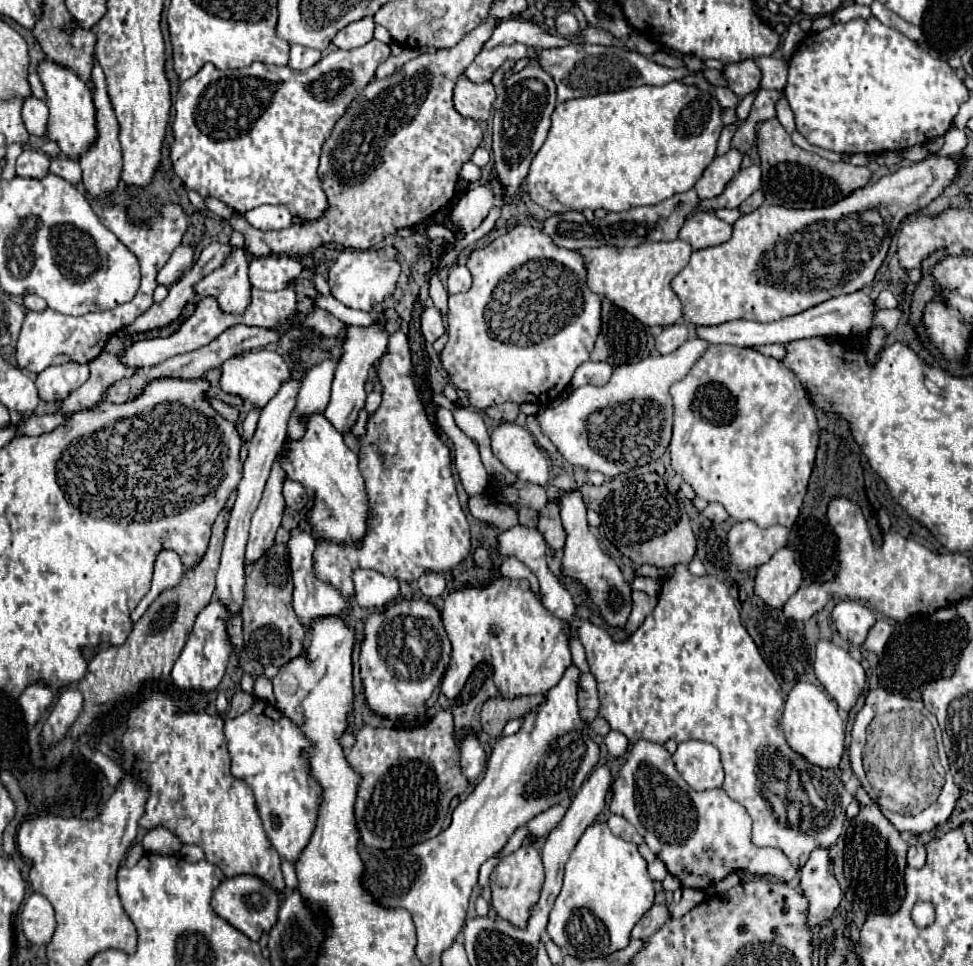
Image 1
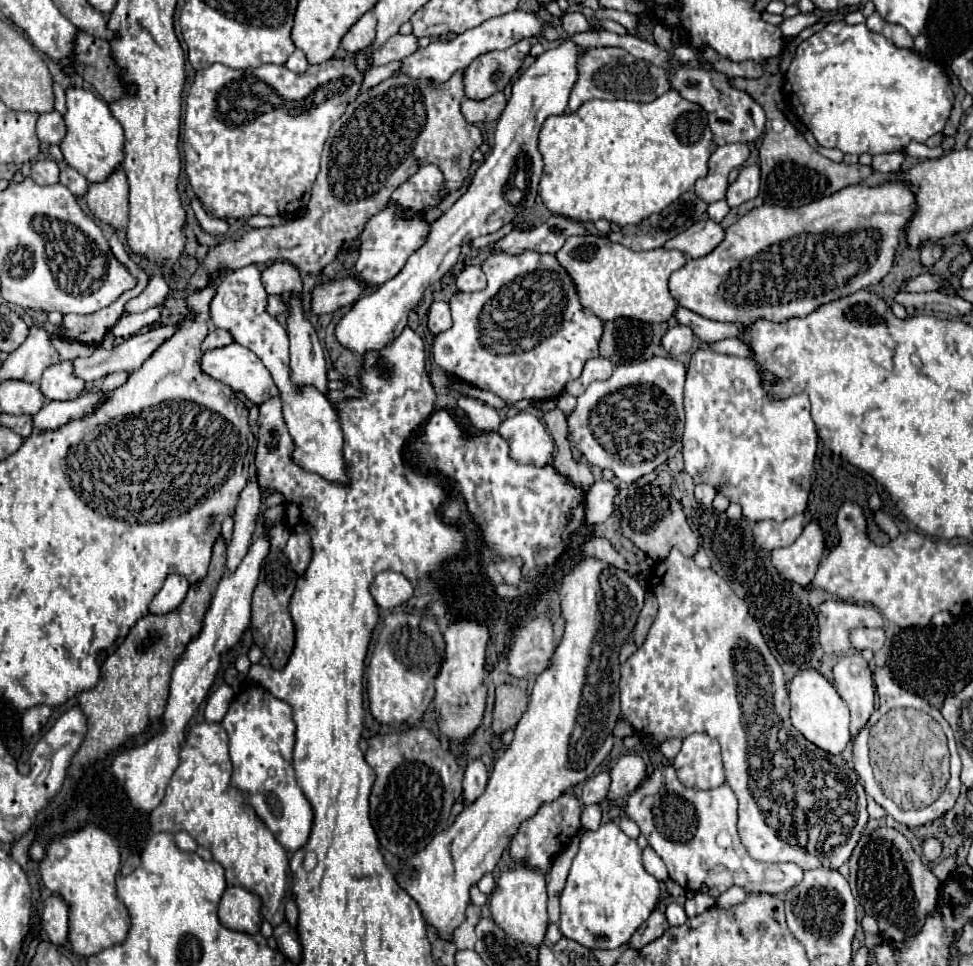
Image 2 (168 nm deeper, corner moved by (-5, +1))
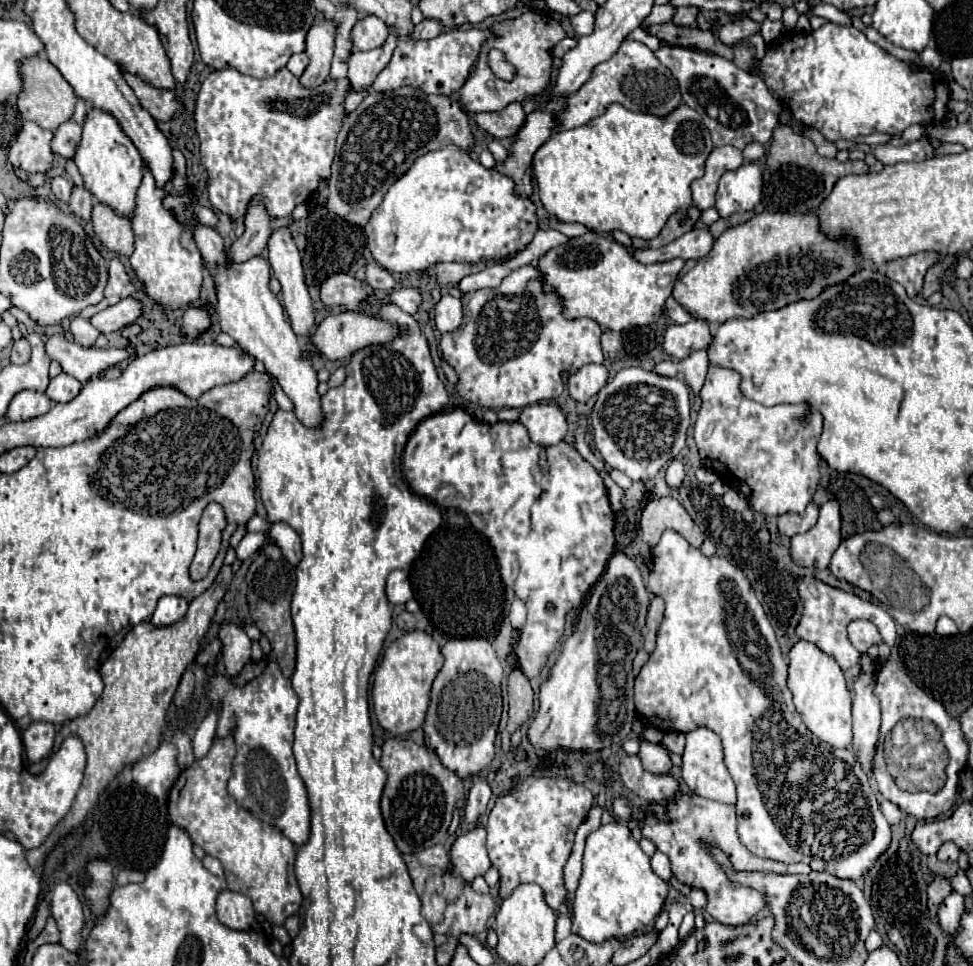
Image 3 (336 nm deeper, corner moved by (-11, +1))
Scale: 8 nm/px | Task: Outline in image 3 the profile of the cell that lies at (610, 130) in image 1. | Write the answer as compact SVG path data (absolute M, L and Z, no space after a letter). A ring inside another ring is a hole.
M609 104L605 114L593 118L591 122L587 122L585 126L579 126L579 128L571 128L571 130L563 130L563 132L555 132L533 156L533 176L537 178L537 186L539 186L539 196L541 196L541 202L545 206L545 210L553 216L557 216L561 222L579 222L583 224L585 228L589 230L595 230L595 232L611 232L611 230L623 230L627 232L629 236L637 236L637 238L643 238L643 240L649 240L653 236L657 236L661 232L661 228L665 226L667 218L677 212L679 208L689 208L691 206L691 182L701 178L705 174L705 162L709 158L713 150L713 142L711 142L711 134L709 130L705 128L705 124L701 122L701 116L681 104L677 106L677 110L673 110L671 114L667 116L653 116L653 114L643 114L643 112L633 112L633 110L627 110L623 108L621 104Z

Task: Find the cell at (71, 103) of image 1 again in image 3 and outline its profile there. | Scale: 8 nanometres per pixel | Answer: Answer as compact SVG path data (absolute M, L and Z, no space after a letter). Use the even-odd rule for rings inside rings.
M89 108L83 122L83 136L75 152L75 164L83 176L85 188L117 214L133 214L135 192L141 184L141 154L131 138L121 130L117 118L105 110Z

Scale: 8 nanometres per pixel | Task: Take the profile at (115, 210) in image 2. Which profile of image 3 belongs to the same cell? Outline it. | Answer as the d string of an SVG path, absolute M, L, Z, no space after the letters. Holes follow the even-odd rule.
M95 202L93 206L93 230L101 238L101 242L121 254L121 256L131 256L133 252L133 228L131 228L131 218L117 214L111 206L105 206L101 202Z

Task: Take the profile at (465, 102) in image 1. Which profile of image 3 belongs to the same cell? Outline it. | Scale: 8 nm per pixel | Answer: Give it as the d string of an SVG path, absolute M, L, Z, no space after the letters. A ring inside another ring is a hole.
M511 102L499 112L477 112L475 122L495 138L515 136L525 120L525 112L519 102Z

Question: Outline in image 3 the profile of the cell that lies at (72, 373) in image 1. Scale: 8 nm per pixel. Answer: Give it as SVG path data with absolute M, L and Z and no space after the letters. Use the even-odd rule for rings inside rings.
M61 372L55 378L51 378L49 388L47 388L47 396L53 402L69 402L73 400L77 394L81 392L81 382L77 382L77 378Z

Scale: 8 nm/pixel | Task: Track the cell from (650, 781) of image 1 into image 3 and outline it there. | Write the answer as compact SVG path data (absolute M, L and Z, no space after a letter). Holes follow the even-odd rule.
M679 792L673 800L665 802L665 816L667 820L659 820L655 814L645 812L645 820L641 826L643 836L655 842L657 850L665 852L671 860L671 870L673 876L677 876L679 882L701 888L707 894L707 906L705 912L713 916L717 922L727 924L727 926L737 926L737 924L747 924L757 912L765 908L765 898L745 898L745 886L731 884L729 876L717 864L713 856L709 854L709 846L717 846L719 850L725 850L729 854L731 866L737 872L775 872L775 874L801 874L805 868L801 864L787 866L781 862L765 860L753 856L737 836L737 816L735 816L735 806L733 804L723 804L715 800L701 798L697 794L687 794Z

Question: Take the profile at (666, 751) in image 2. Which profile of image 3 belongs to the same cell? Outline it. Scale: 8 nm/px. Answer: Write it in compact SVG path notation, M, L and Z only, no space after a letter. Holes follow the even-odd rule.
M665 732L665 736L663 736L663 746L667 748L667 750L671 750L671 752L675 752L675 754L683 754L683 748L685 748L685 734L681 734L681 732Z

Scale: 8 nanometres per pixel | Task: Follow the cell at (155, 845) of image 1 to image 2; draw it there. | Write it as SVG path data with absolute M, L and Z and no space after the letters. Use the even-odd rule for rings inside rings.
M177 832L175 834L175 844L185 852L195 852L197 850L197 842L187 832Z

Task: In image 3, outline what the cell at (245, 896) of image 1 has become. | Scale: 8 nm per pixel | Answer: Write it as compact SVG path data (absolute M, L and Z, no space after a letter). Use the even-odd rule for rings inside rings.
M223 890L217 898L217 918L233 930L253 930L257 926L251 898L239 892Z

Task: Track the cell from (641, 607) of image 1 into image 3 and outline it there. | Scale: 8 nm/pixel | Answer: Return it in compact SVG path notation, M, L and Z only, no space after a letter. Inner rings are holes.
M655 596L651 600L651 606L649 606L649 612L647 612L647 624L645 624L645 650L651 652L655 648L655 636L657 636L657 630L659 630L659 624L663 620L663 610L665 610L665 604L663 604L663 598Z

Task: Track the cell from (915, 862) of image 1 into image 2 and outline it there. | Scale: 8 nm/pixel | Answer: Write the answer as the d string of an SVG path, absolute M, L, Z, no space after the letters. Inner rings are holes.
M929 838L929 840L923 844L923 854L927 856L927 860L935 860L935 858L939 858L941 852L943 852L943 844L941 844L941 840Z

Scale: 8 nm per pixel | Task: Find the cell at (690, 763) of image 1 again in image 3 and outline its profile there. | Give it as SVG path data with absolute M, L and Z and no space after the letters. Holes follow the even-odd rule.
M697 728L697 730L687 734L681 776L683 776L685 784L689 786L689 790L695 792L697 796L727 802L727 804L735 804L735 784L733 784L733 778L731 778L725 762L723 762L721 738L713 730Z

